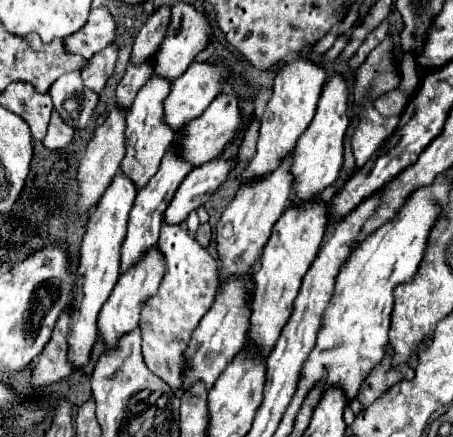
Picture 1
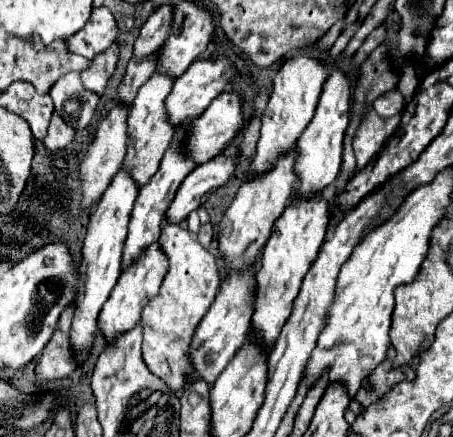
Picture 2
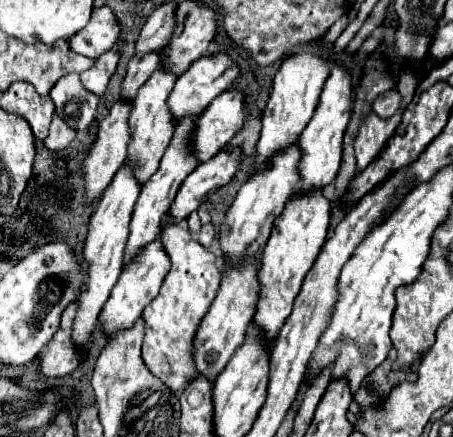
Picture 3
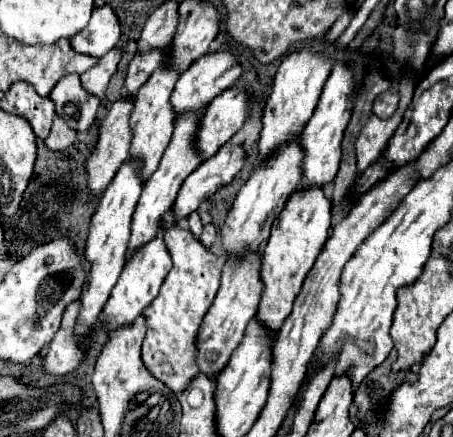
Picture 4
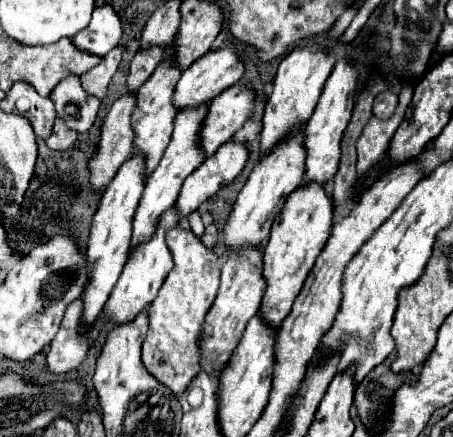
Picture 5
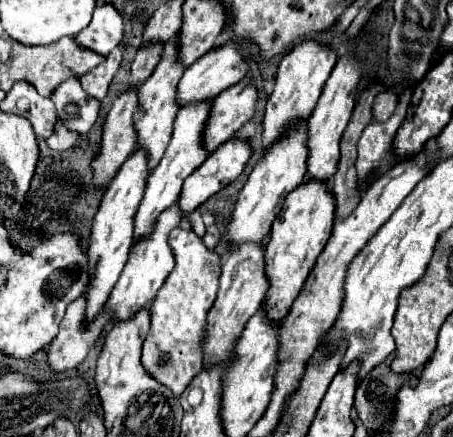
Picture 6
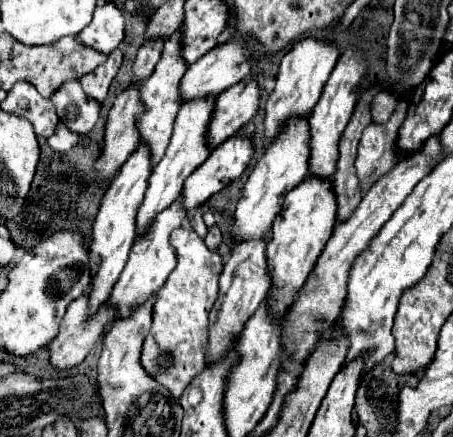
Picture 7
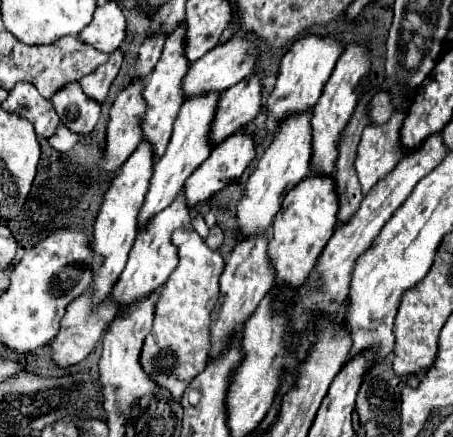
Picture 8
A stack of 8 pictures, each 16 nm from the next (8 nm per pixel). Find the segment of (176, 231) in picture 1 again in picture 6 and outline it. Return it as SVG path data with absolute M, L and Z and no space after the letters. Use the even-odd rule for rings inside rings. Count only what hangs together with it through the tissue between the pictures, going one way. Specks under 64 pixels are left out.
M192 228L172 230L168 242L172 244L176 266L152 304L152 326L144 340L142 364L152 378L160 380L160 384L164 384L178 398L192 378L204 370L204 334L208 312L216 302L222 264L220 256L208 250Z

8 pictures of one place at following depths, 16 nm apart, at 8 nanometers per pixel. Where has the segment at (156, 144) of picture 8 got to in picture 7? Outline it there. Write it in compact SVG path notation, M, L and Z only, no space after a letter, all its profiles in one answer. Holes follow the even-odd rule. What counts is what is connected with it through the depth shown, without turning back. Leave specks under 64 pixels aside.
M180 28L166 40L164 44L164 52L160 58L160 64L156 64L152 76L148 80L144 80L144 88L140 90L140 96L146 104L146 112L138 116L138 128L140 128L140 136L142 142L148 144L148 148L152 148L152 164L156 164L162 156L164 150L170 142L172 136L172 124L176 120L176 114L182 106L180 100L180 80L184 76L184 72L188 70L188 64L184 64L184 56L180 56Z

